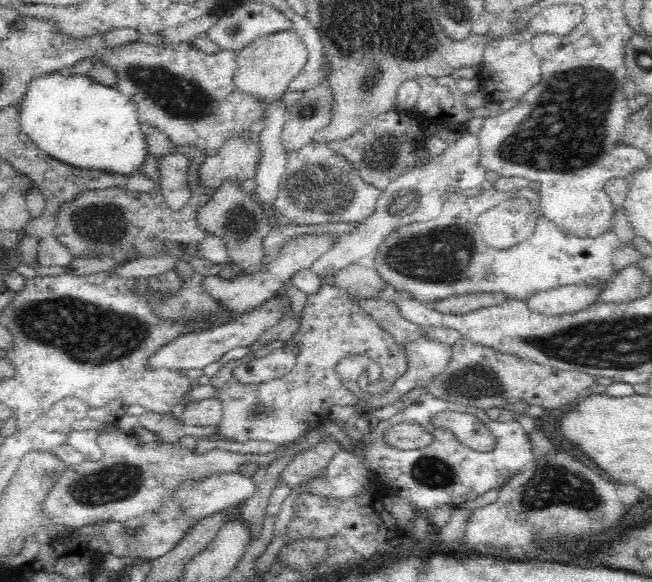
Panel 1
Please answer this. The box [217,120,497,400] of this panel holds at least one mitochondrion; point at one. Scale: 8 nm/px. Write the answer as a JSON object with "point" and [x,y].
{"point":[445,256]}

